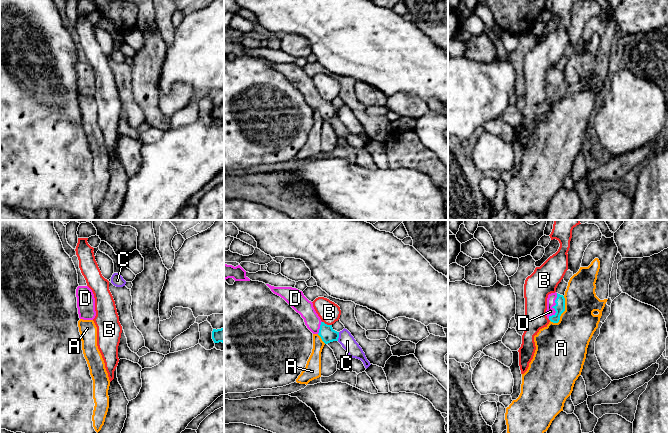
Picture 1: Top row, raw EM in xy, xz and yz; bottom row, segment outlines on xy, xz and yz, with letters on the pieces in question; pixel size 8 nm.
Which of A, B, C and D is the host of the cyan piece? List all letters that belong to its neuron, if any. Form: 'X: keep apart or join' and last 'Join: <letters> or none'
A: keep apart
B: keep apart
C: keep apart
D: join
Join: D

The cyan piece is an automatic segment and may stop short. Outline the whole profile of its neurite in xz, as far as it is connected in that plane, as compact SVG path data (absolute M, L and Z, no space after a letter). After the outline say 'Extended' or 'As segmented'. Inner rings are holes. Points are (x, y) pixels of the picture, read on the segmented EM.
M266 284L271 291L283 298L304 319L305 325L313 333L318 334L325 344L338 341L339 332L321 321L316 313L313 303L309 301L302 291L292 287L274 287Z. Extended

